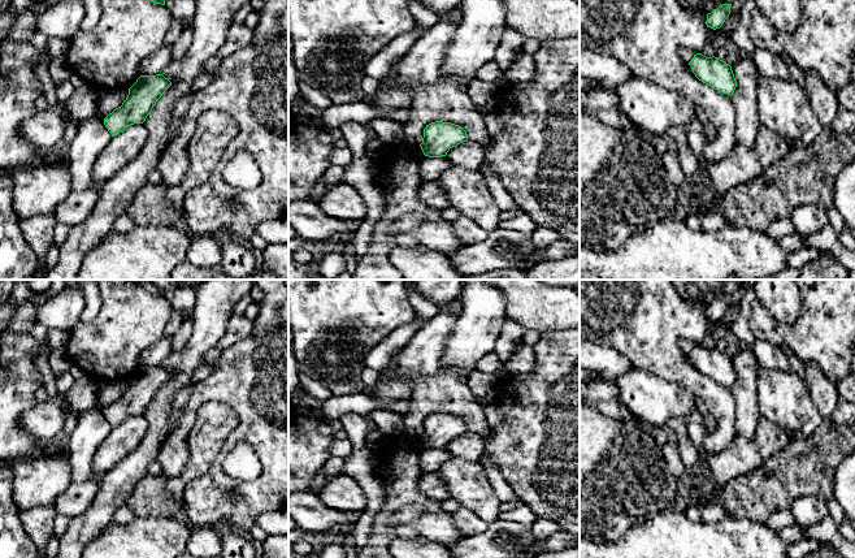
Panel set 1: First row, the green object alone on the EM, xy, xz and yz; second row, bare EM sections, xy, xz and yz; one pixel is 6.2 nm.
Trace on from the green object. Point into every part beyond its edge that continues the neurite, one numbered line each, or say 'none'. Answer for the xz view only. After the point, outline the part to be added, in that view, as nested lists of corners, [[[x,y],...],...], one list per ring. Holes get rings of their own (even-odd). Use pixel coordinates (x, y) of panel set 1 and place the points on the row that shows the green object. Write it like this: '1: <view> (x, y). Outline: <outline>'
none

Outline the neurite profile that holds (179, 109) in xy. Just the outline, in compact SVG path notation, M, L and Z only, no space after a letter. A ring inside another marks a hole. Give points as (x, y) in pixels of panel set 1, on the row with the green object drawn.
M192 91L186 92L174 103L173 108L170 109L168 121L172 129L172 138L177 135L178 129L188 112L191 96Z

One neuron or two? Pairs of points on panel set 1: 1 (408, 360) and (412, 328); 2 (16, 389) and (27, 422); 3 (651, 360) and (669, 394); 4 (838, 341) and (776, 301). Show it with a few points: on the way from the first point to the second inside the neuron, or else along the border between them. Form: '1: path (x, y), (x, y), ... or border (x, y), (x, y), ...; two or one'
1: border (421, 325), (399, 353); two
2: border (37, 402), (22, 414), (20, 425), (38, 440); two
3: border (632, 366), (689, 389); two
4: border (801, 293), (793, 323), (771, 315); two

